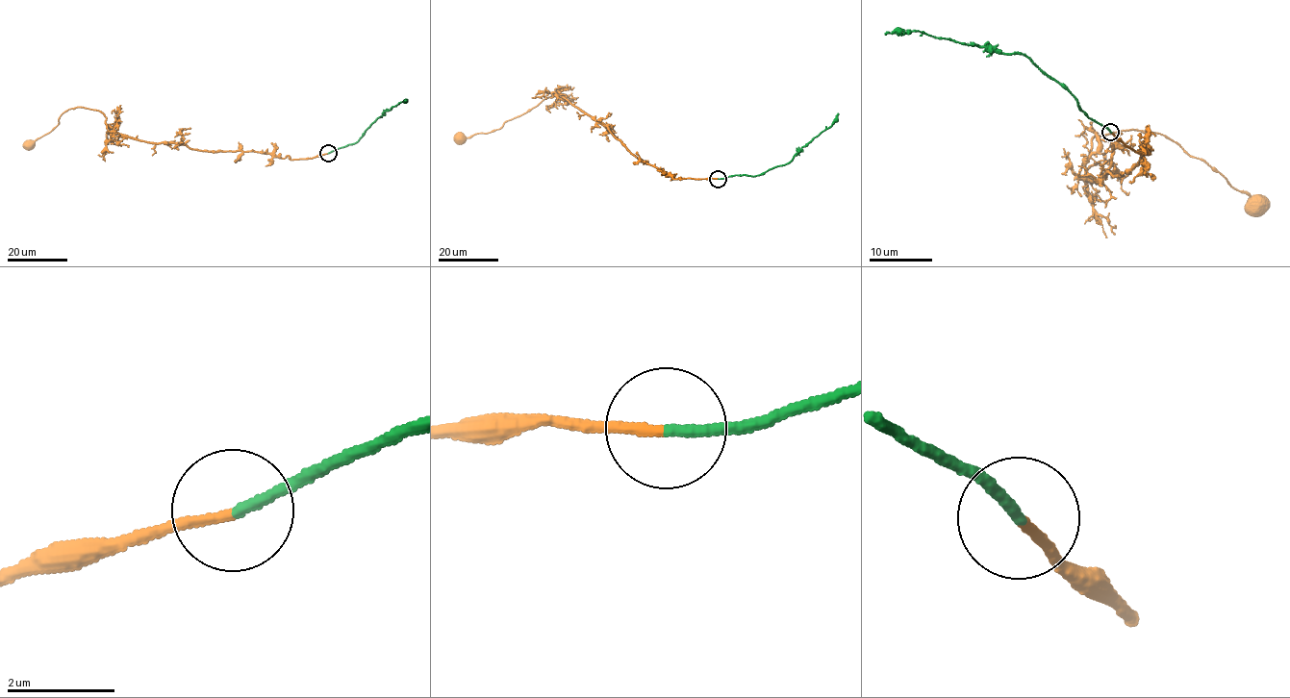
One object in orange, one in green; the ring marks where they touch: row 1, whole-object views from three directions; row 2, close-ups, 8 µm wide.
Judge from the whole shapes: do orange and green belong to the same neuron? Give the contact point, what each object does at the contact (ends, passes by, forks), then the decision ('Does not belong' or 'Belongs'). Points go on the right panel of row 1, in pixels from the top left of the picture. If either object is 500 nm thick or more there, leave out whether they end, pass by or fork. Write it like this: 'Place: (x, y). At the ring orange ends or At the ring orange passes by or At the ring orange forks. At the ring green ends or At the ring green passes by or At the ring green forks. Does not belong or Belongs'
Place: (1110, 132). At the ring orange ends. At the ring green ends. Belongs

